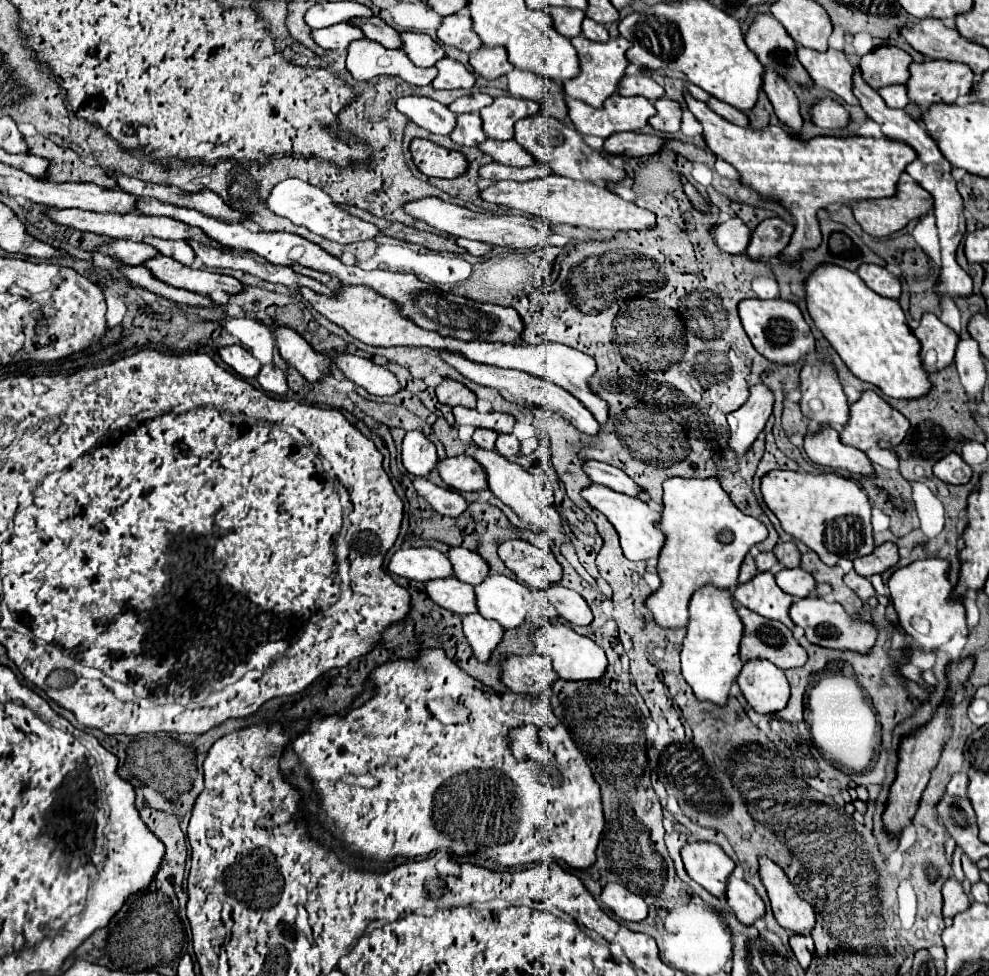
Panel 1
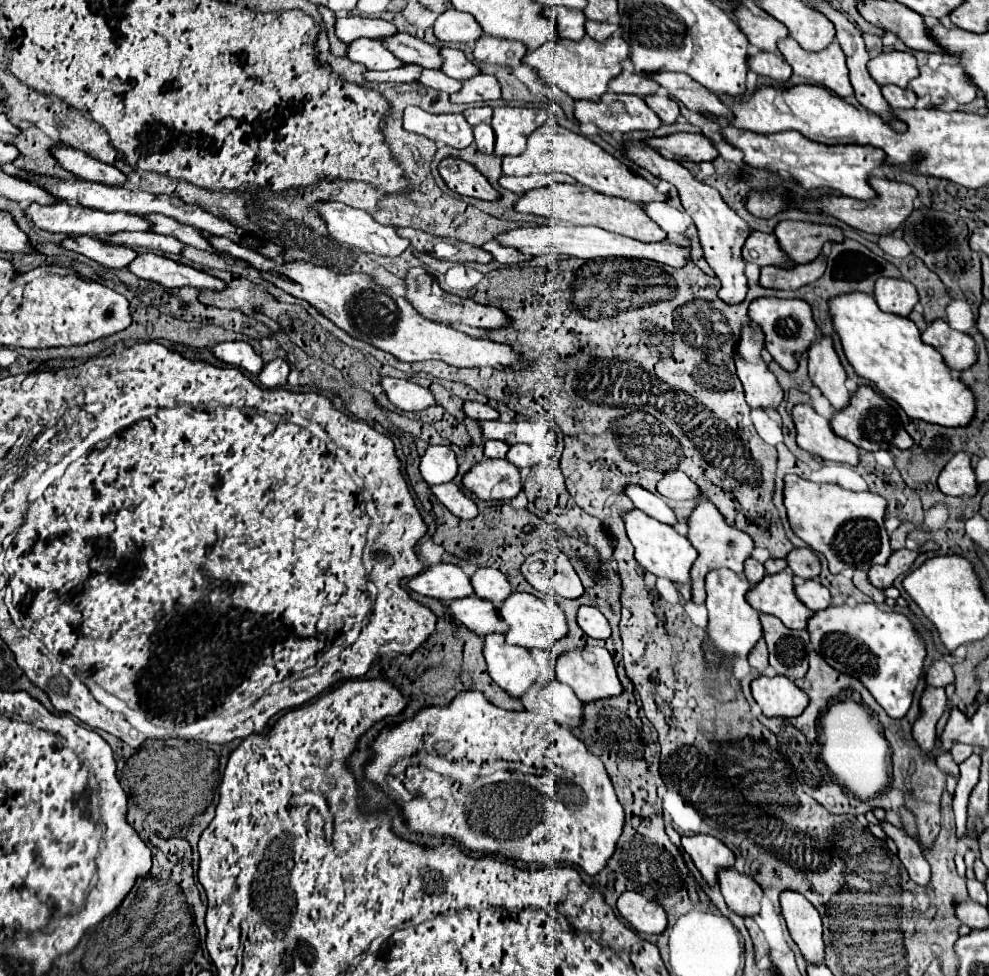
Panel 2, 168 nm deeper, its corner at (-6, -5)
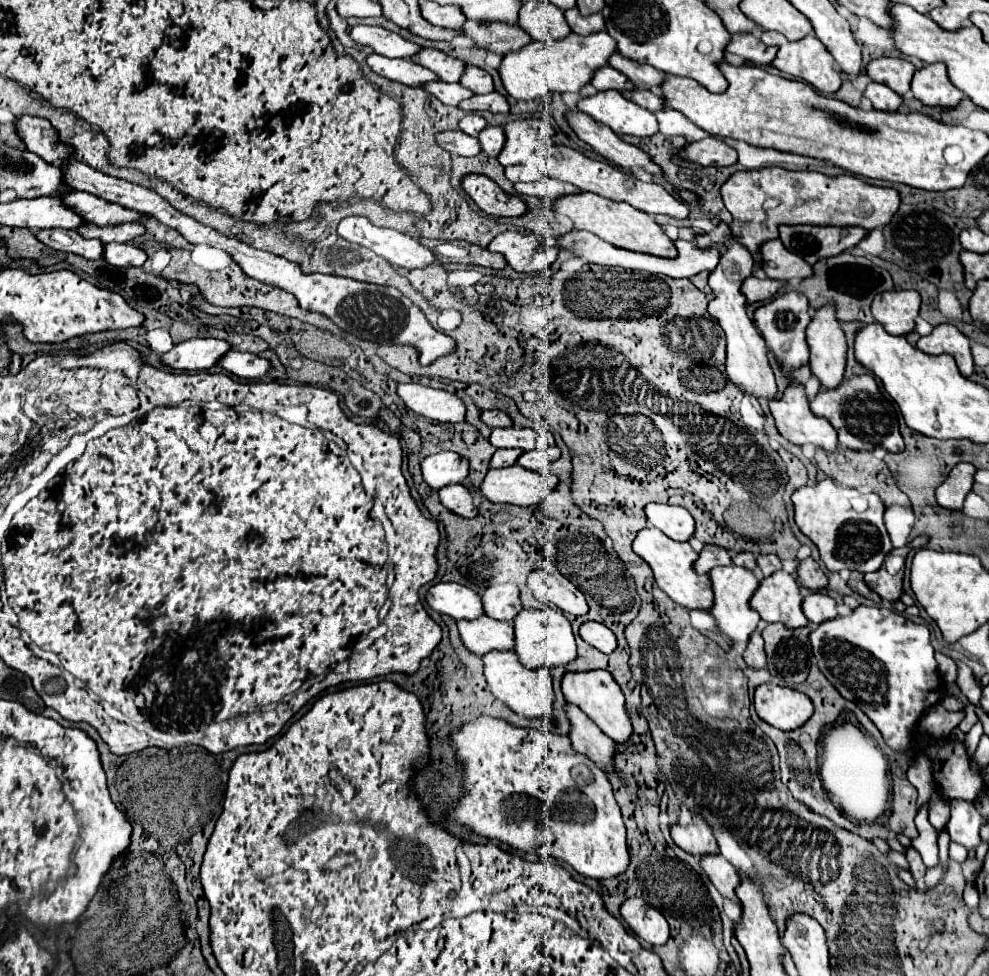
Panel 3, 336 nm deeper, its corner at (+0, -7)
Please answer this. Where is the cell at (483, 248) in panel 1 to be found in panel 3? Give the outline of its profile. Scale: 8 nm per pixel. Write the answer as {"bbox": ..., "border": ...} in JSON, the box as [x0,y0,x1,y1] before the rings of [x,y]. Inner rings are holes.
{"bbox":[487,231,559,273],"border":[[[505,231],[499,233],[487,247],[493,253],[503,253],[507,263],[521,273],[541,273],[559,255],[559,245],[555,235],[533,239],[529,235]]]}

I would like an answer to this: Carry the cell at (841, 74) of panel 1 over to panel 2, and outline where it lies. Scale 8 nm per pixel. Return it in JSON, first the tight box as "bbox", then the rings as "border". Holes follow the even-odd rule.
{"bbox":[779,37,853,97],"border":[[[791,37],[779,41],[779,49],[785,61],[793,67],[793,73],[809,79],[815,85],[821,85],[839,97],[853,95],[853,87],[849,83],[849,71],[845,65],[845,53],[839,43],[833,41],[819,53],[805,51]]]}

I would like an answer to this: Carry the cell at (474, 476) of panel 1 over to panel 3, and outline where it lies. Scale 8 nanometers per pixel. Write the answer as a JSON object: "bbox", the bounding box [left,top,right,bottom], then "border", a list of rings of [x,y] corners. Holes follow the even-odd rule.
{"bbox":[481,465,559,507],"border":[[[519,465],[507,469],[489,469],[481,491],[493,503],[511,503],[521,507],[537,507],[555,491],[559,477],[555,473],[541,475]]]}

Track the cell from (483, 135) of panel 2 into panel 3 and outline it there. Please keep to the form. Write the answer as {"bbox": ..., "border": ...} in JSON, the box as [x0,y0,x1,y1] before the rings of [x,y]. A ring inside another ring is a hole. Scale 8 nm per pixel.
{"bbox":[479,127,505,157],"border":[[[487,127],[483,133],[479,133],[479,141],[489,157],[497,157],[505,145],[505,131],[503,127]]]}

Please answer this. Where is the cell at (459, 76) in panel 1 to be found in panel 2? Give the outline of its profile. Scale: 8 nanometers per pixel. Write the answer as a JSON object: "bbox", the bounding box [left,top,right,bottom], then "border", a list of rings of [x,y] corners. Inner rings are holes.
{"bbox":[451,75,499,103],"border":[[[475,75],[471,79],[461,81],[461,89],[451,95],[453,103],[477,103],[477,101],[489,101],[499,99],[499,83],[493,75]]]}

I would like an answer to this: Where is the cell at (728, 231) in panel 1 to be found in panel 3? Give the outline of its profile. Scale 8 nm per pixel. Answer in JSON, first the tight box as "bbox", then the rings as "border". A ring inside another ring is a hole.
{"bbox":[761,239,813,281],"border":[[[779,239],[763,245],[761,253],[763,253],[763,271],[771,279],[791,281],[791,279],[807,279],[813,275],[813,267],[799,255],[787,251]]]}

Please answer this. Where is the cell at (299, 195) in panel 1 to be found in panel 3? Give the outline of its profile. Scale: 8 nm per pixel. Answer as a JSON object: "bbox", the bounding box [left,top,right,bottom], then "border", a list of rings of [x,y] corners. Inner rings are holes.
{"bbox":[337,217,439,269],"border":[[[345,217],[339,227],[337,227],[337,233],[347,239],[347,241],[353,241],[353,243],[359,243],[363,247],[369,247],[371,251],[375,251],[377,255],[385,257],[393,267],[403,267],[403,269],[423,269],[423,267],[429,267],[429,265],[435,265],[439,263],[437,261],[437,255],[423,247],[419,243],[419,239],[413,239],[409,235],[403,235],[395,229],[385,229],[385,227],[375,227],[371,225],[365,217]]]}

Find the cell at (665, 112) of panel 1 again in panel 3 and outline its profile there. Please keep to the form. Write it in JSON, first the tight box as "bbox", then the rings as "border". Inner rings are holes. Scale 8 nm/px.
{"bbox":[625,88,663,111],"border":[[[635,88],[633,91],[625,93],[625,95],[627,95],[633,103],[637,103],[637,105],[649,109],[649,111],[659,111],[659,109],[663,109],[663,99],[657,97],[655,93],[651,93],[651,91],[647,91],[647,89]]]}

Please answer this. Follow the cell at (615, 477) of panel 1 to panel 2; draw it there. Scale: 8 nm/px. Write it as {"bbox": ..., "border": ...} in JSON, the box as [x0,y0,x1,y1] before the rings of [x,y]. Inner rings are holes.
{"bbox":[623,485,677,525],"border":[[[627,485],[623,491],[631,499],[635,509],[647,513],[649,517],[655,517],[655,519],[659,519],[659,521],[663,521],[667,525],[673,525],[677,521],[673,511],[667,507],[667,503],[659,495],[643,489],[641,485]]]}

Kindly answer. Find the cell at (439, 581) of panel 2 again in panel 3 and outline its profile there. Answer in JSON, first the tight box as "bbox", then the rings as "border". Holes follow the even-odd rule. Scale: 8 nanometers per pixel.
{"bbox":[425,583,485,621],"border":[[[437,583],[427,591],[425,601],[429,603],[431,609],[439,611],[441,615],[449,615],[455,621],[467,619],[473,621],[481,615],[485,615],[483,611],[483,603],[481,597],[471,591],[469,587],[463,587],[459,583]]]}

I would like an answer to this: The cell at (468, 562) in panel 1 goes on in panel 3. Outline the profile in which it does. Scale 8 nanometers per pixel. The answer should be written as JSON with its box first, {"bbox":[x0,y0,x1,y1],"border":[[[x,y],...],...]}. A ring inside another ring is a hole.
{"bbox":[483,583,523,621],"border":[[[513,583],[491,585],[483,595],[485,613],[497,621],[513,621],[515,615],[523,609],[519,599],[519,587]]]}

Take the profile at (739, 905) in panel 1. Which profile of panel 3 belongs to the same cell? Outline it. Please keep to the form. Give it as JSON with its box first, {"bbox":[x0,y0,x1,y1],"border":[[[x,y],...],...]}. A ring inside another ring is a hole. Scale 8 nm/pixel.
{"bbox":[701,855,741,903],"border":[[[705,855],[705,857],[701,857],[701,867],[709,875],[711,883],[717,887],[717,891],[723,897],[739,903],[739,899],[735,895],[735,887],[739,885],[741,877],[735,871],[735,867],[723,855]]]}

